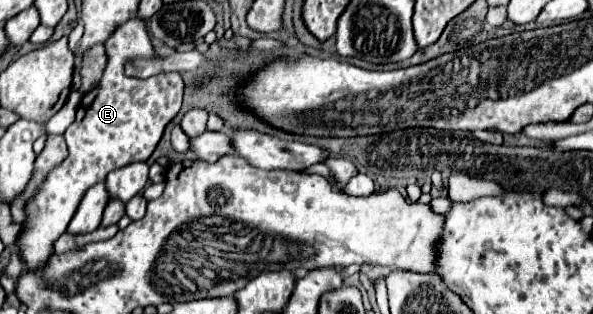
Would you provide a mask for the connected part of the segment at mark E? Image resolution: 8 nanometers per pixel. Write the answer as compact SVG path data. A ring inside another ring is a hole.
M129 19L121 23L105 41L105 49L109 63L101 83L83 95L77 119L65 131L69 157L61 167L55 167L49 173L37 197L27 207L27 221L23 223L25 231L21 231L17 243L27 269L37 269L47 263L55 239L65 233L89 185L103 181L113 169L125 167L133 161L147 161L163 137L167 123L173 121L181 109L183 79L179 73L159 73L149 79L129 79L123 73L123 65L129 59L155 55L145 21Z

